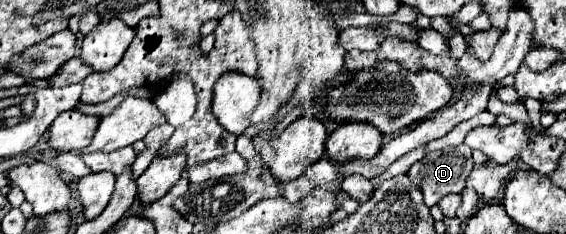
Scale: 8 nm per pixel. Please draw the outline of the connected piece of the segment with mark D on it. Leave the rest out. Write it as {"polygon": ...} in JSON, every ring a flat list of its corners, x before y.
{"polygon":[[461,144,427,154,423,160,415,162,407,176,423,192,425,206,435,206,445,194,461,194,465,180,473,170,471,148]]}

